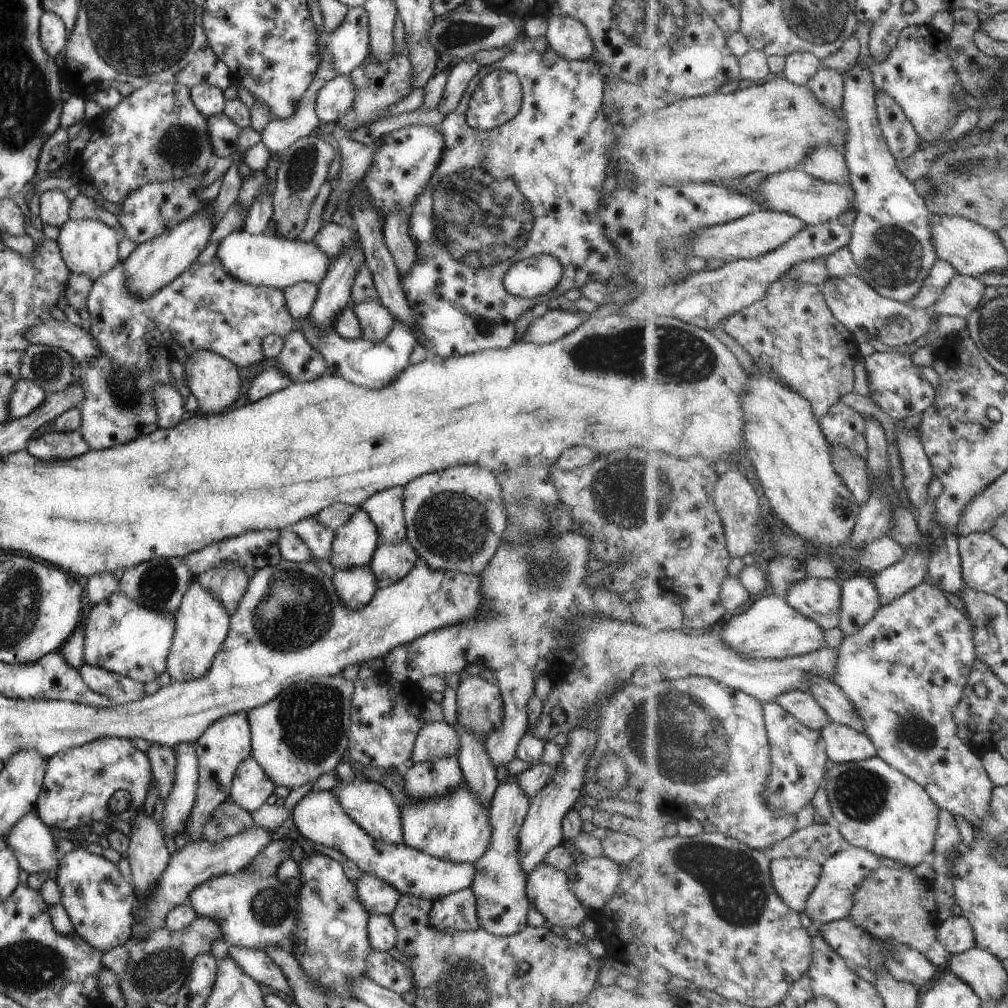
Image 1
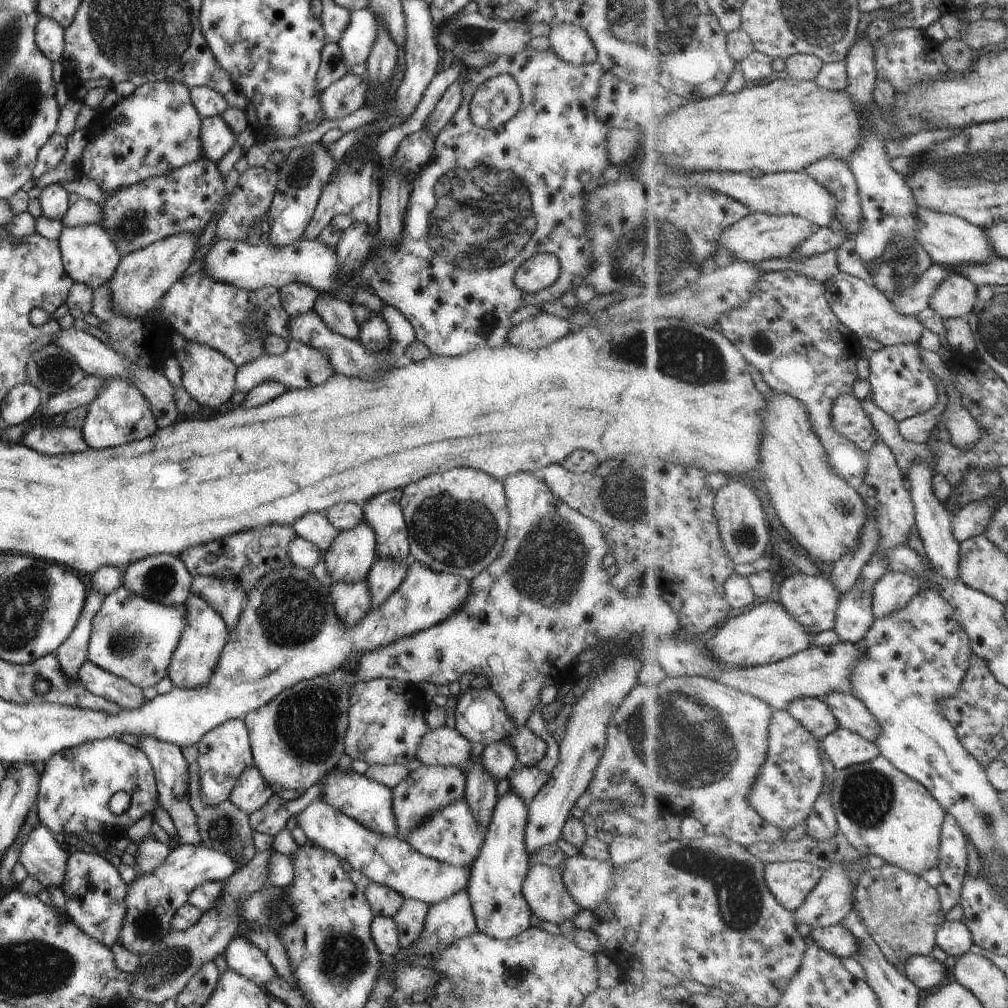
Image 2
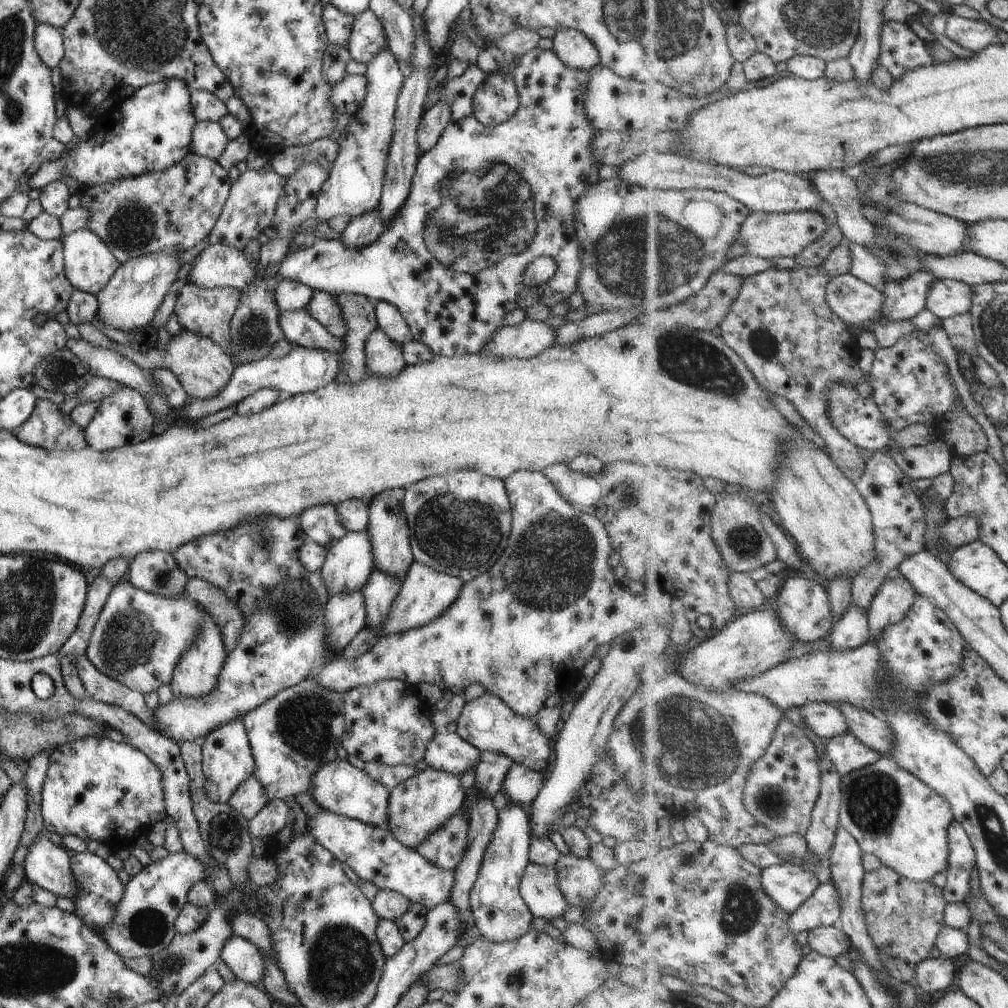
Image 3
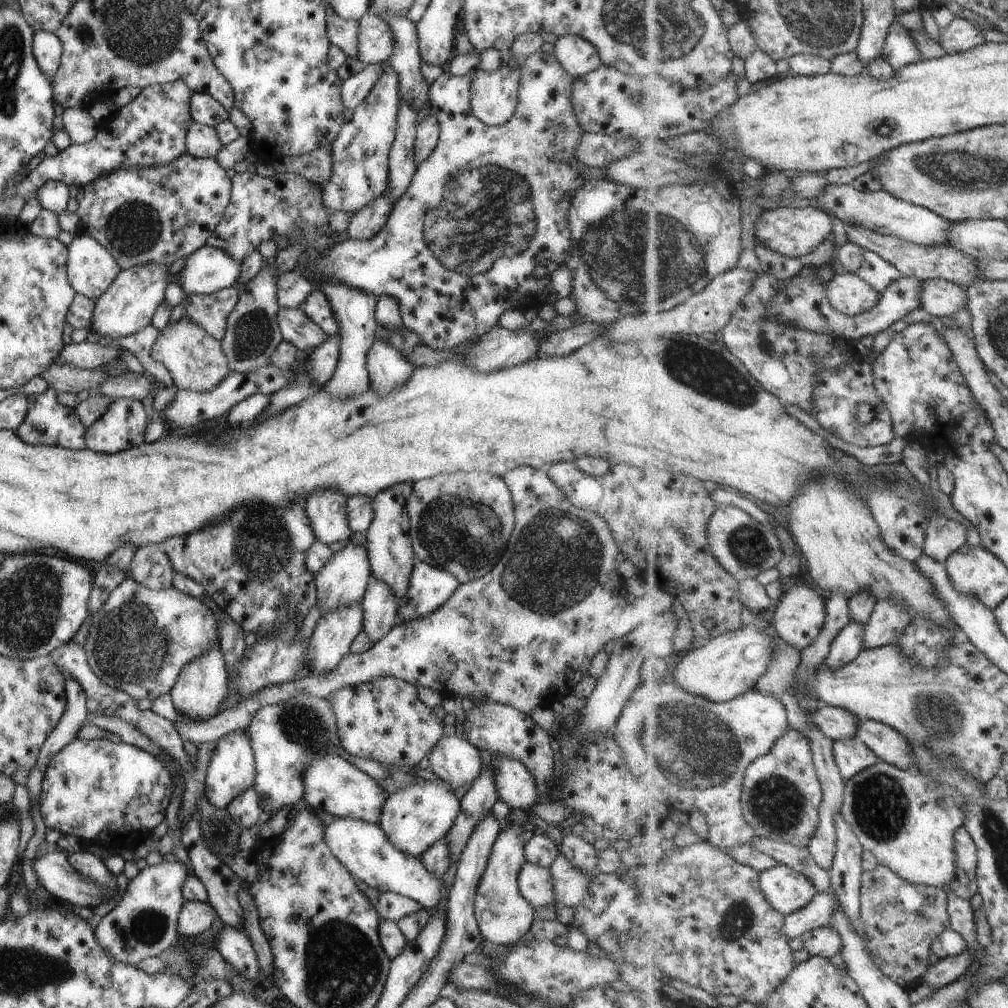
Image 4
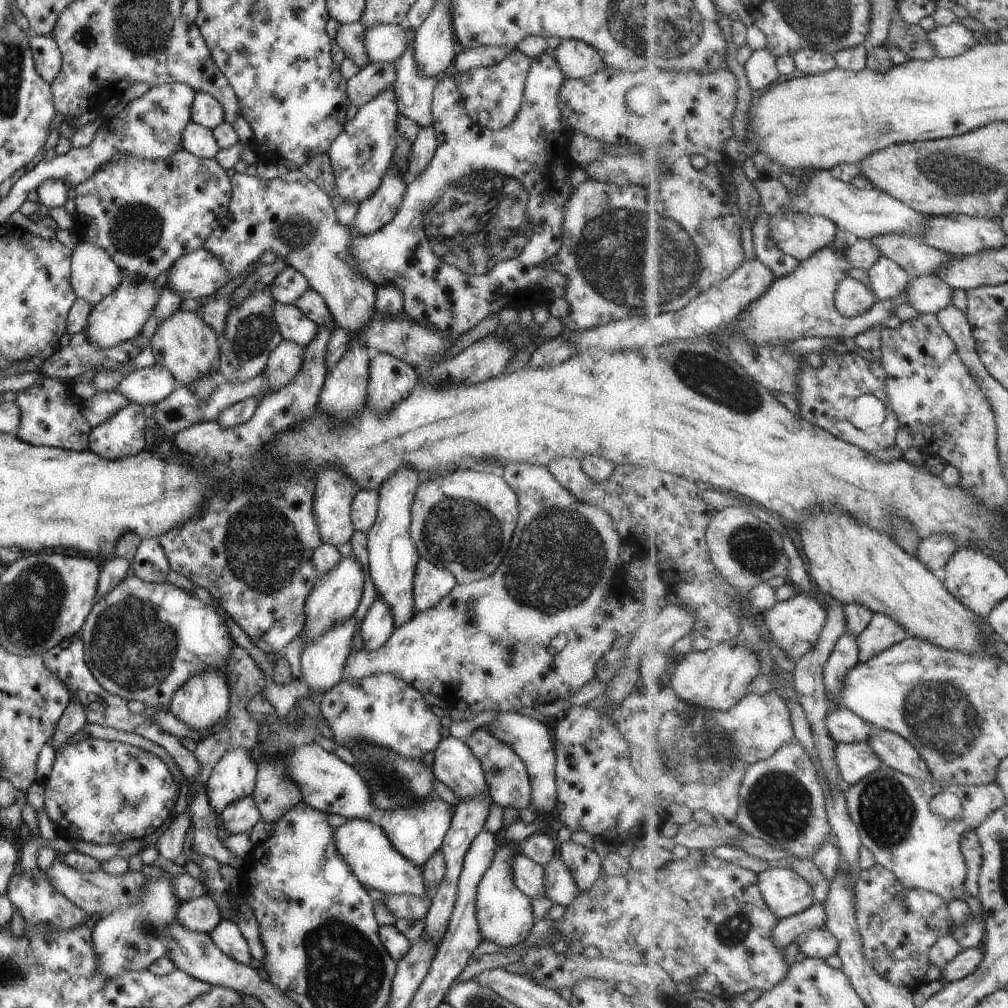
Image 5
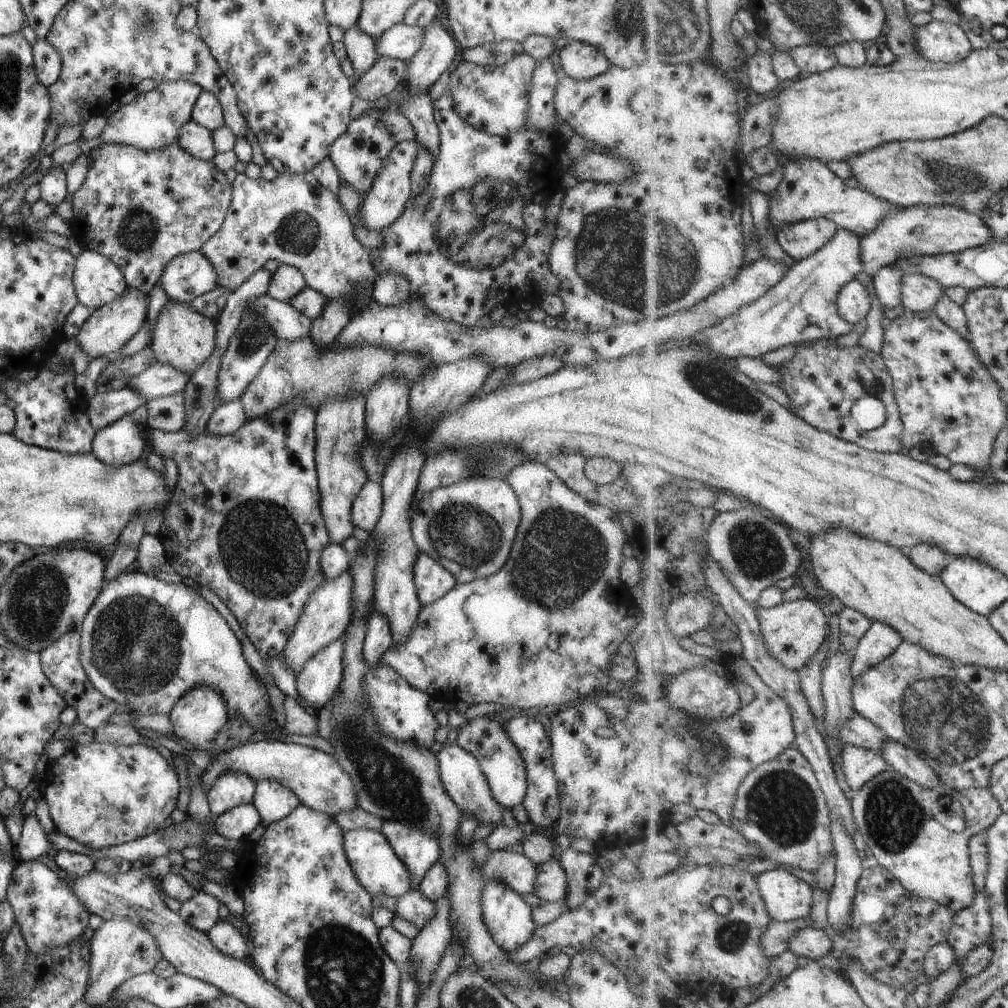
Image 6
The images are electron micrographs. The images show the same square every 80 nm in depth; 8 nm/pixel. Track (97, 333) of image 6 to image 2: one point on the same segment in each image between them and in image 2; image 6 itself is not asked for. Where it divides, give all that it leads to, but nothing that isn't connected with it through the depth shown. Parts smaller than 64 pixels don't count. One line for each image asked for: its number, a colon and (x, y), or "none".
2: (142, 277)
3: (131, 296)
4: (127, 305)
5: (118, 317)

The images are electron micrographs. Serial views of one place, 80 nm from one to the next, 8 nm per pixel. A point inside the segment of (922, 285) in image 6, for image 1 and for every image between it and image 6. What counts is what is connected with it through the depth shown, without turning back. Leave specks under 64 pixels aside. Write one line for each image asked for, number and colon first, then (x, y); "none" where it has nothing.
1: (963, 295)
2: (956, 296)
3: (947, 298)
4: (940, 298)
5: (929, 294)

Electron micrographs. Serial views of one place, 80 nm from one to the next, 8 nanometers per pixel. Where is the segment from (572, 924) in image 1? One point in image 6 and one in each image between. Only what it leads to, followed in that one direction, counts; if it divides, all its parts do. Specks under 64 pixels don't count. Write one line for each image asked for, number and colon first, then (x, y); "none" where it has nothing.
2: (542, 887)
3: (538, 887)
4: (533, 880)
5: (527, 877)
6: (518, 872)

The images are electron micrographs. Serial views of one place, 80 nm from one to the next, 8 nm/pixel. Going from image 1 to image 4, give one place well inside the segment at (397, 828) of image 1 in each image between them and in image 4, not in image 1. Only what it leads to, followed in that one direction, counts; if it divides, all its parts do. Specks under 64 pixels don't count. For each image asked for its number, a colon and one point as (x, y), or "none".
2: (369, 803)
3: (336, 786)
4: (331, 785)

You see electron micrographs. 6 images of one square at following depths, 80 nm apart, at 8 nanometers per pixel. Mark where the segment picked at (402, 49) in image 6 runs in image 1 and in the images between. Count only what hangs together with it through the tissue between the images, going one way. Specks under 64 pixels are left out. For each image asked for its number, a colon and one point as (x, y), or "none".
1: (348, 44)
2: (355, 41)
3: (366, 38)
4: (374, 40)
5: (383, 42)

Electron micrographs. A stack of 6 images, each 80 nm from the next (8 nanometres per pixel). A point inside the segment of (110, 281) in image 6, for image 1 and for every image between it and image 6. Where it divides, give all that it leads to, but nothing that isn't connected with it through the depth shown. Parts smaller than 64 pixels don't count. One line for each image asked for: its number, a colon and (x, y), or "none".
1: (87, 247)
2: (88, 256)
3: (88, 264)
4: (90, 269)
5: (93, 275)

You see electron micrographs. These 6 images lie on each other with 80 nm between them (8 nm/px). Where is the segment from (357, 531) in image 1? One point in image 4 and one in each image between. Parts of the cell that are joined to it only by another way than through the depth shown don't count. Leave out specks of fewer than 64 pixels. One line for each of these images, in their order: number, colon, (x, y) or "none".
2: (348, 558)
3: (348, 563)
4: (343, 580)

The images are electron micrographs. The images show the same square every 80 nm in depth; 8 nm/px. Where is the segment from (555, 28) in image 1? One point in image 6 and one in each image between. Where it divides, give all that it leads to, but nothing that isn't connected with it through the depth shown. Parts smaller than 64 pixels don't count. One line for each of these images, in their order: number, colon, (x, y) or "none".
2: (570, 43)
3: (574, 49)
4: (577, 57)
5: (576, 59)
6: (579, 61)

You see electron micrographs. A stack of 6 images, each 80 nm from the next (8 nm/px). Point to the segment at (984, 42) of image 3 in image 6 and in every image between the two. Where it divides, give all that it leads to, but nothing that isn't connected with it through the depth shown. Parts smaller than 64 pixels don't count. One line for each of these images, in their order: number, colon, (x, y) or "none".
4: (961, 36)
5: (954, 40)
6: (938, 41)

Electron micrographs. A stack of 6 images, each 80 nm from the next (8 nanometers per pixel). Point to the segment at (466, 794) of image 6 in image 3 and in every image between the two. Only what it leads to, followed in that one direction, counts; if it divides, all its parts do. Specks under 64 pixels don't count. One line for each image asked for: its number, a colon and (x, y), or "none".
3: (448, 752)
4: (452, 759)
5: (454, 764)

